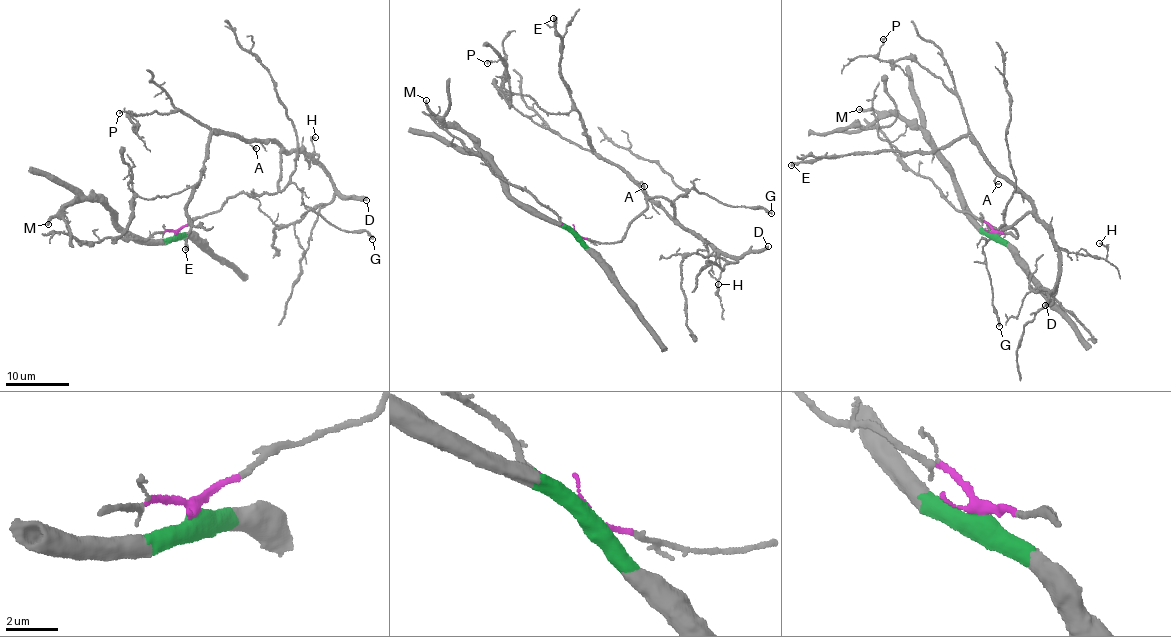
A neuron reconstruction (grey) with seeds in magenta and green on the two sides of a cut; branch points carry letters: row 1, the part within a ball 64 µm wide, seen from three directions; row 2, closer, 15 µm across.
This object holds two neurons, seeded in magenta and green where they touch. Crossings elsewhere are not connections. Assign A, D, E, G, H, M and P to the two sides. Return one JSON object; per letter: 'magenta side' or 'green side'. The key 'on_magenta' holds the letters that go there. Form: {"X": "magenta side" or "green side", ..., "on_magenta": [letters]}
{"A": "magenta side", "D": "magenta side", "E": "magenta side", "G": "magenta side", "H": "magenta side", "M": "green side", "P": "magenta side", "on_magenta": ["A", "D", "E", "G", "H", "P"]}

